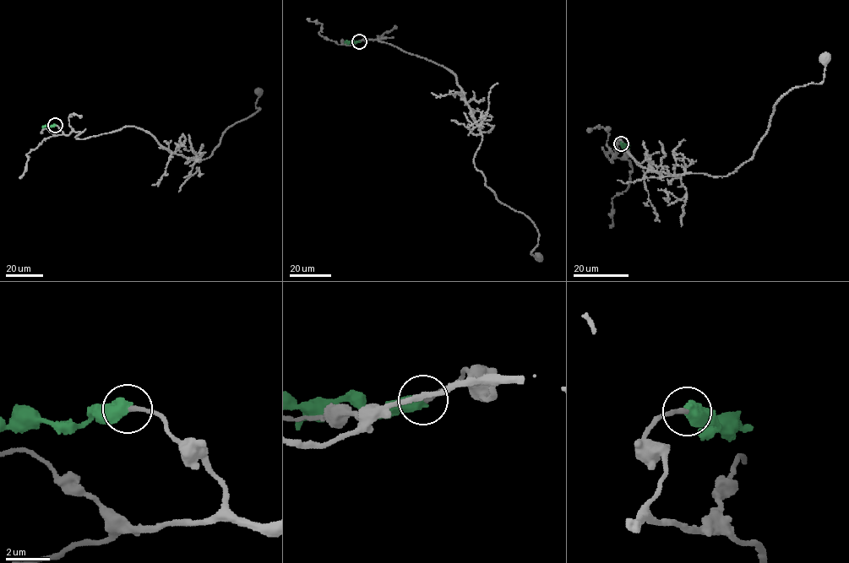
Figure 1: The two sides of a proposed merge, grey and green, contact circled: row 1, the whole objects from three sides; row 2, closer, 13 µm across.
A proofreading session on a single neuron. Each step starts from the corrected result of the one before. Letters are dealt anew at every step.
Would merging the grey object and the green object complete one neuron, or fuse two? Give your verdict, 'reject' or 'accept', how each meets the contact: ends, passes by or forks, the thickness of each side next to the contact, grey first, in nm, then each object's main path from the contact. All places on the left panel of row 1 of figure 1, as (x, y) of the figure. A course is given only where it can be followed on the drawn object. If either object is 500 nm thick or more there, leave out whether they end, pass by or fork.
reject | 190/600 nm | grey via (55, 125), (66, 135), (79, 132), (77, 138), (138, 127), (198, 162), (229, 127), (260, 109), (258, 91) | green via (55, 125), (42, 128)

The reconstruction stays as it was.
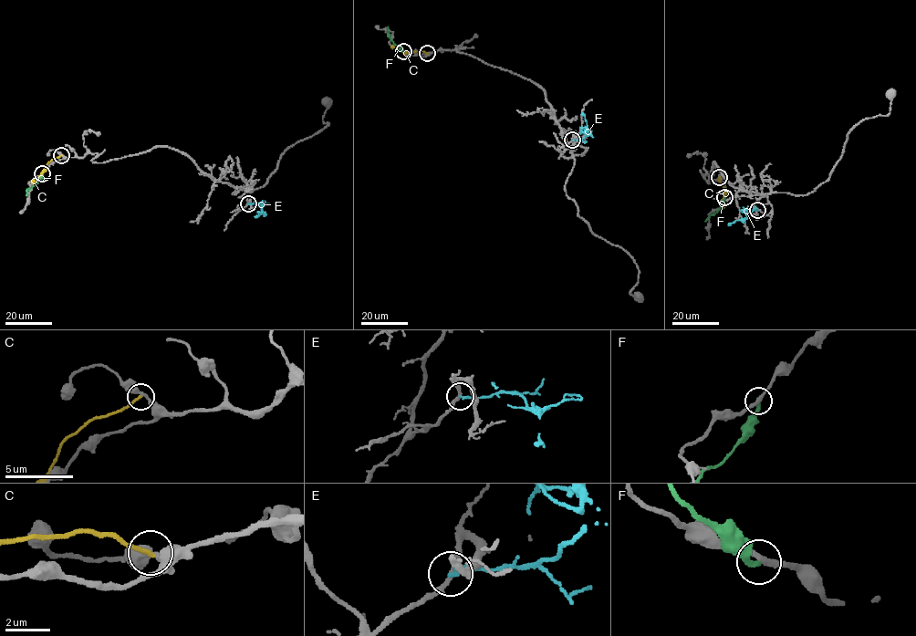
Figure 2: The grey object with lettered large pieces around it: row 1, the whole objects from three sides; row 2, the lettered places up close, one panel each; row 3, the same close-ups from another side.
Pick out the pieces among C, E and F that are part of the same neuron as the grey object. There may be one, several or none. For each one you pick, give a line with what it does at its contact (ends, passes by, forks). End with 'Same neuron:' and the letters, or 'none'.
Same neuron: none

